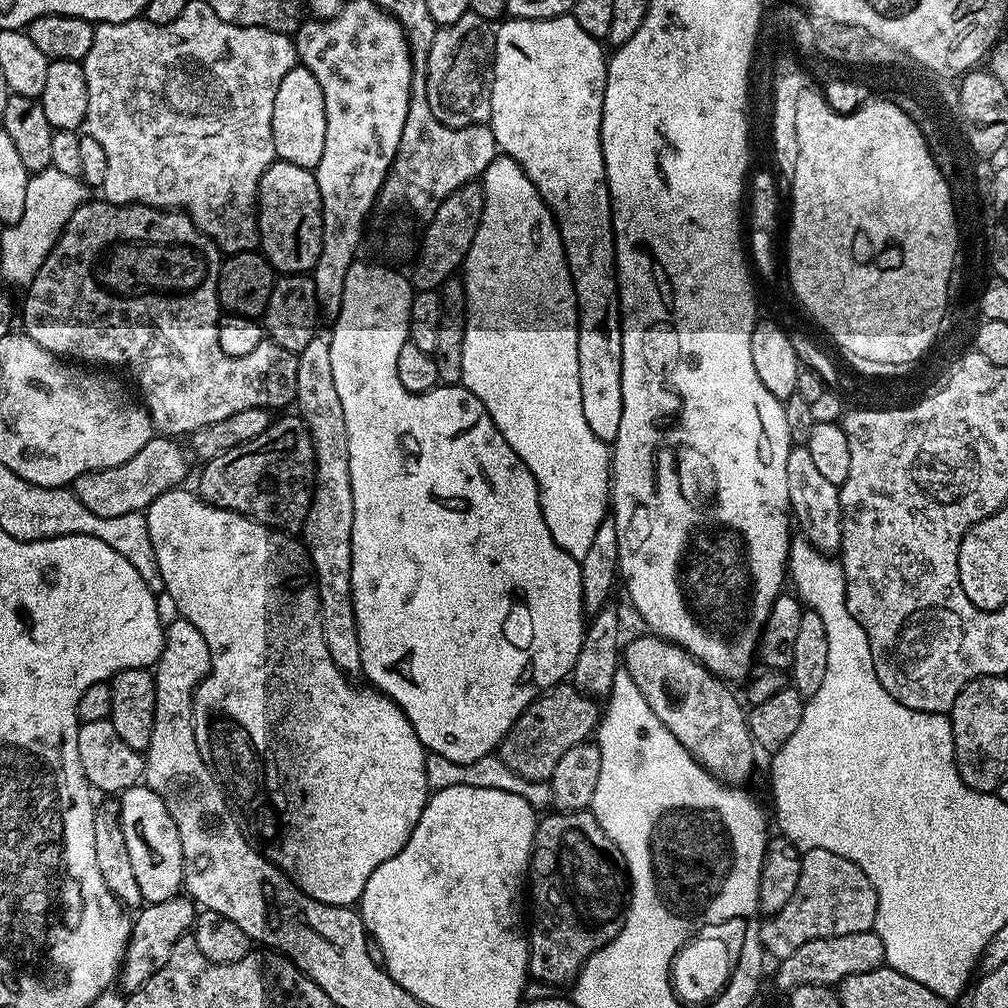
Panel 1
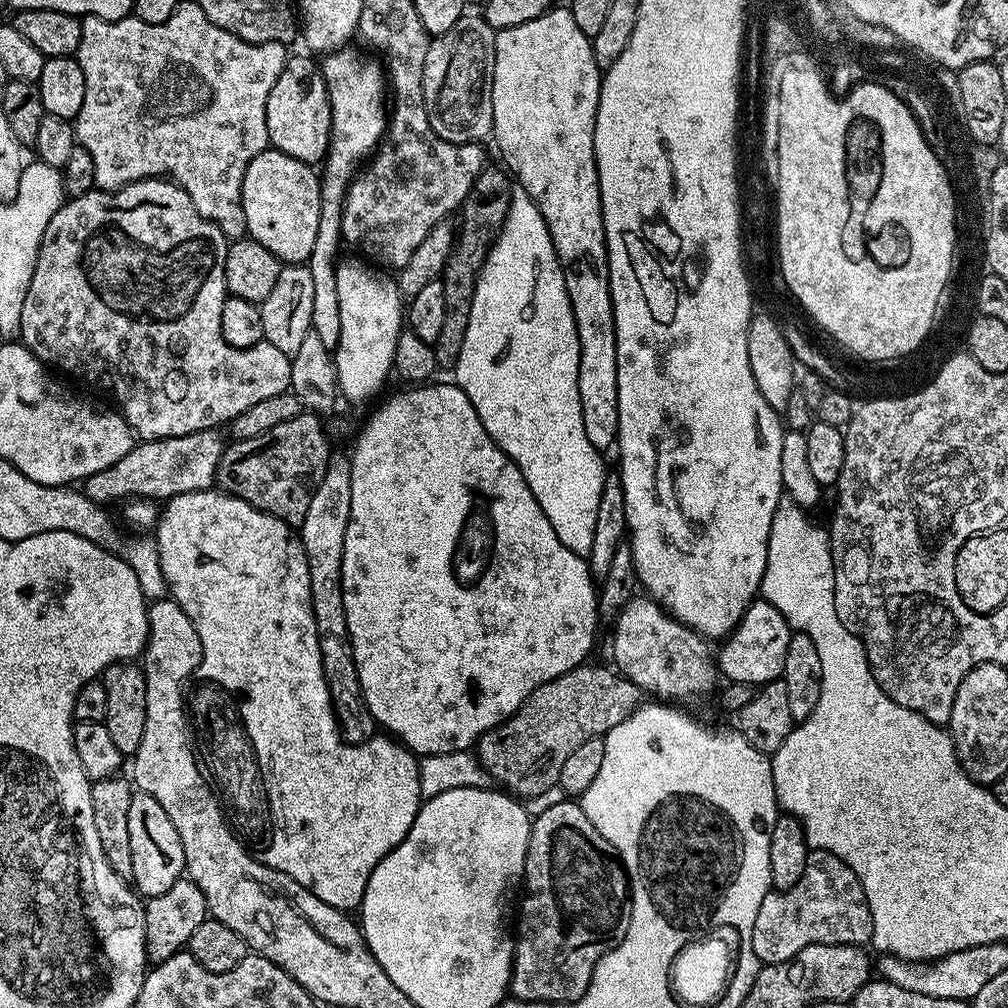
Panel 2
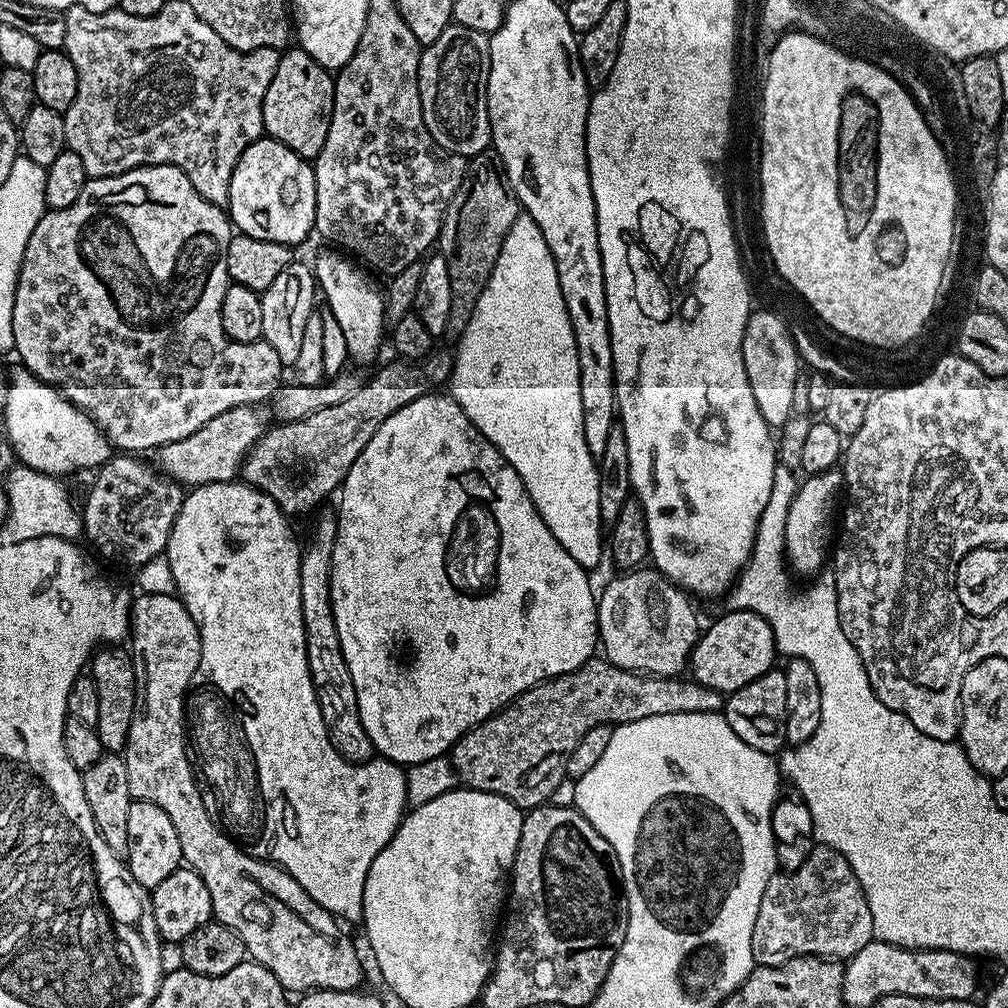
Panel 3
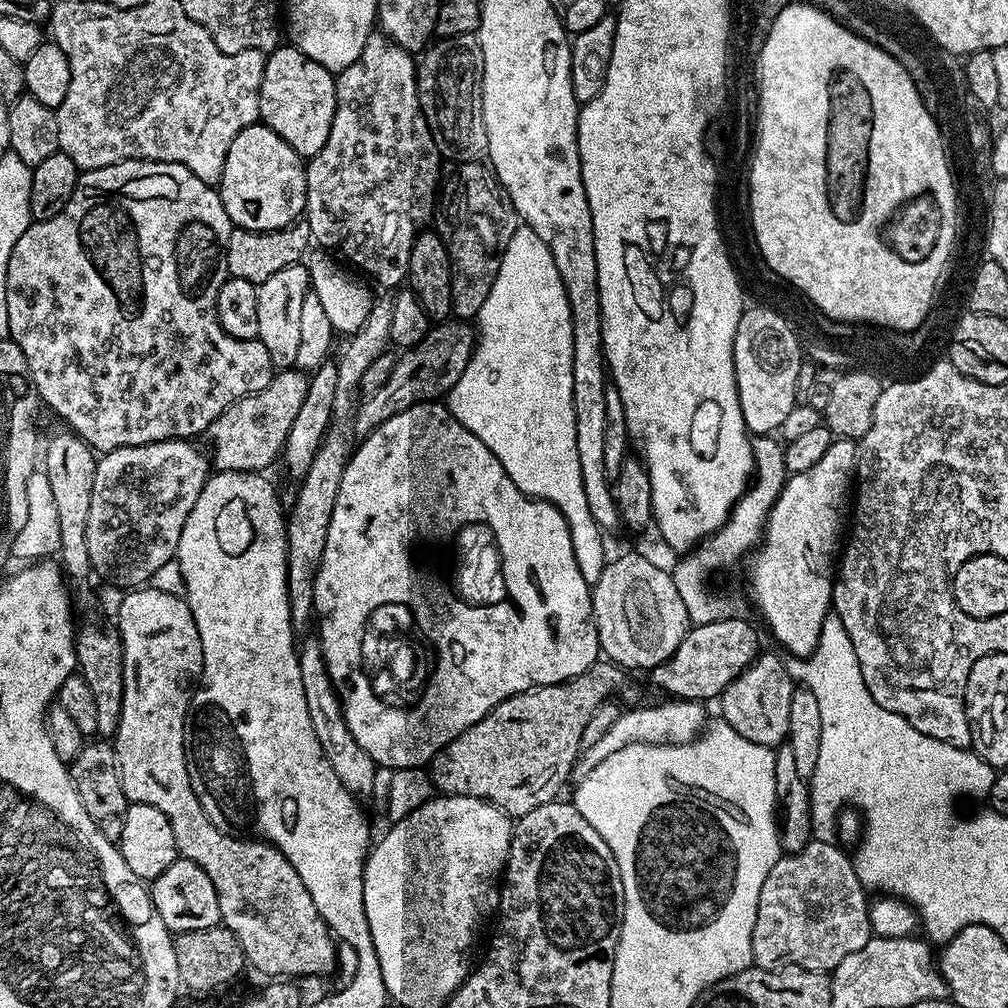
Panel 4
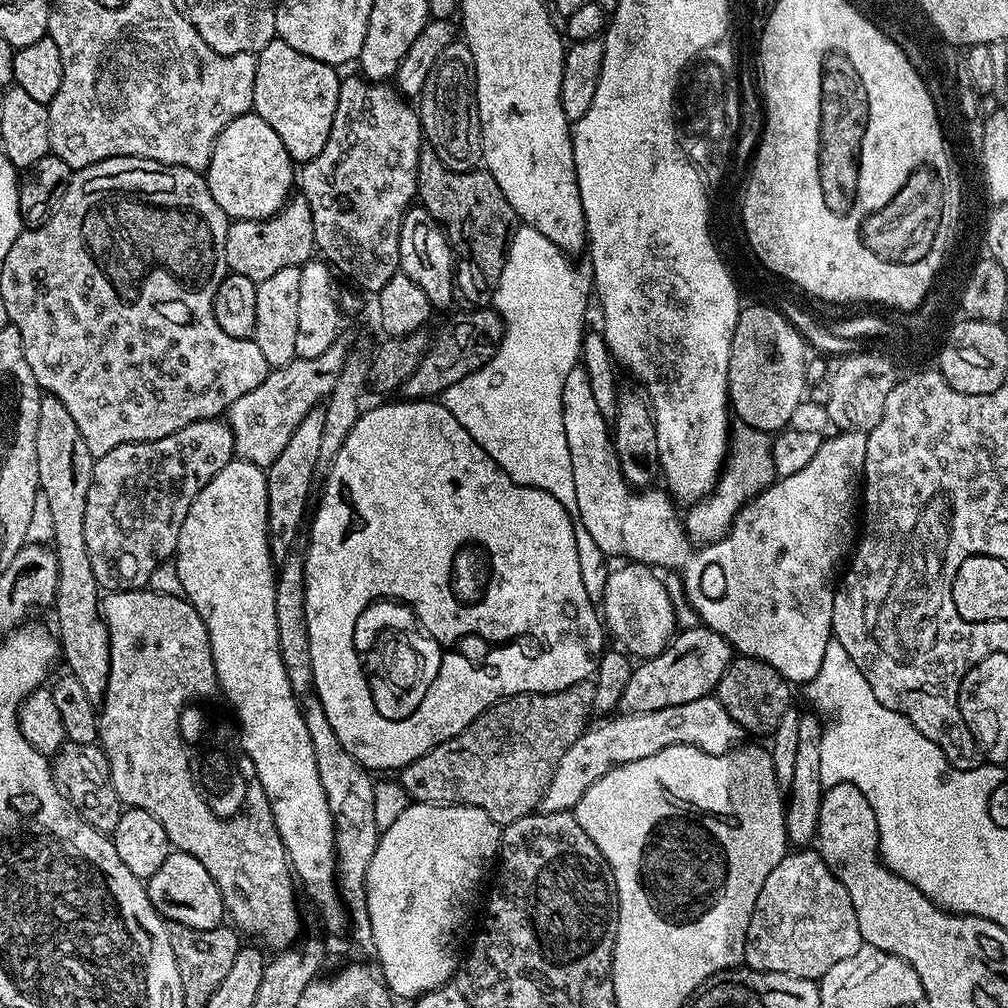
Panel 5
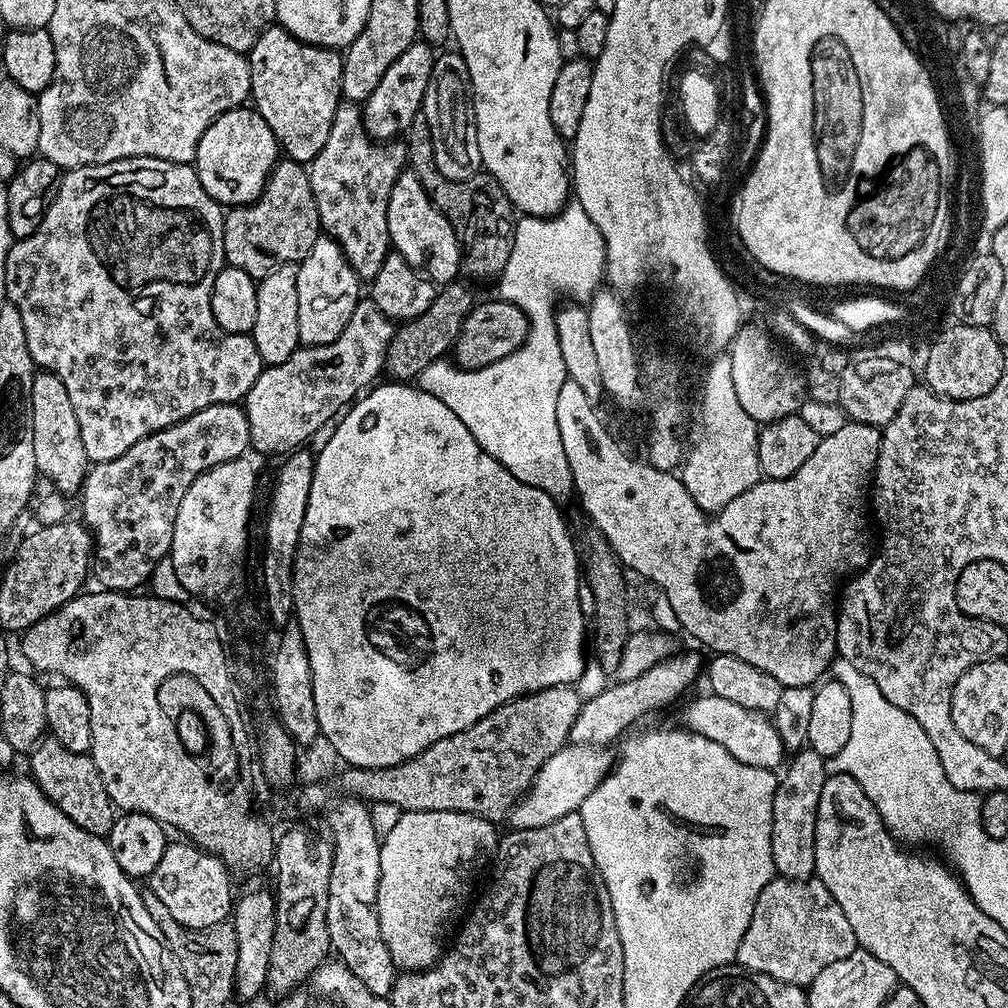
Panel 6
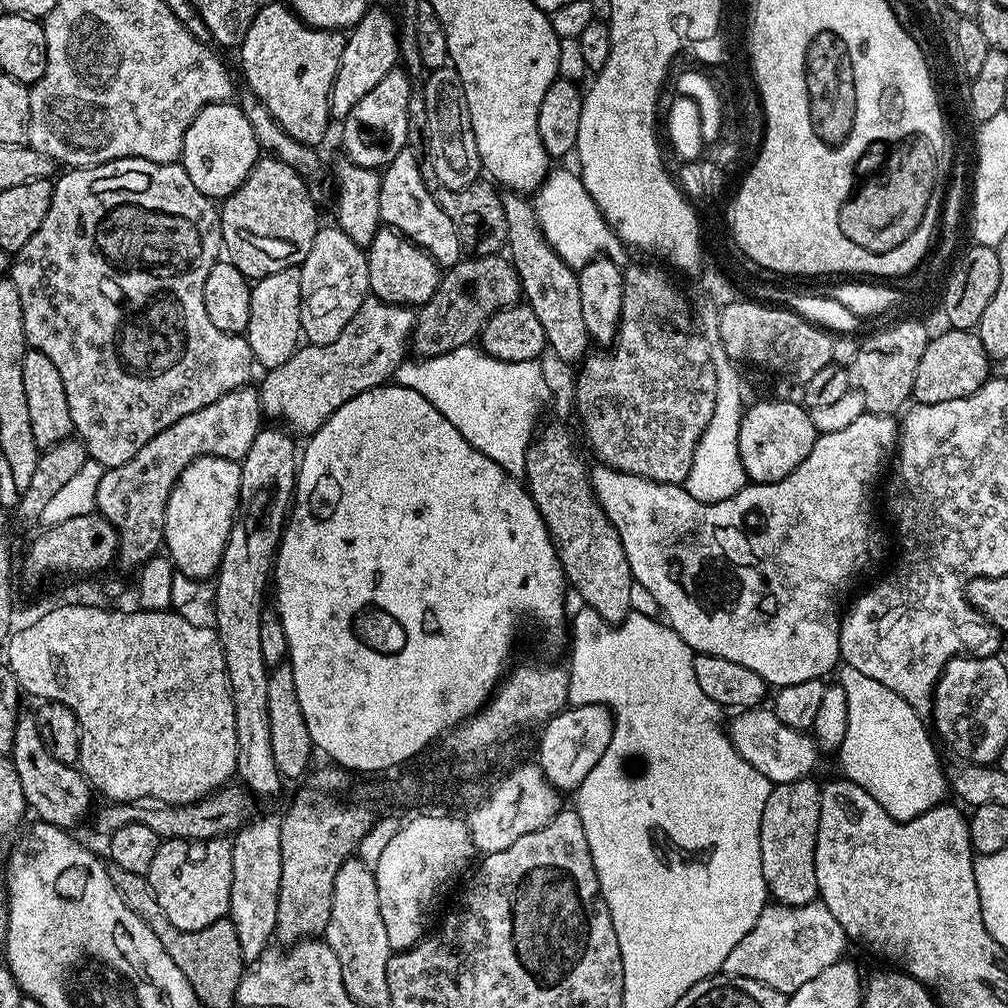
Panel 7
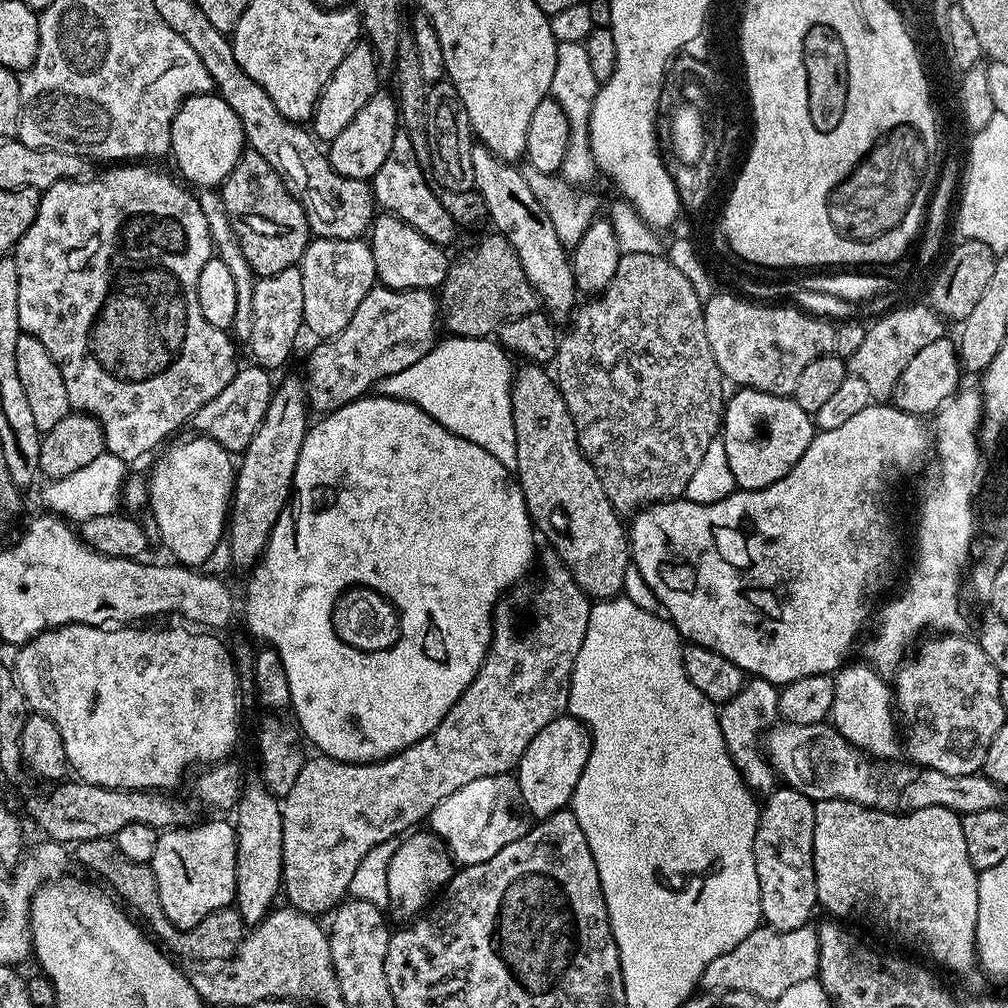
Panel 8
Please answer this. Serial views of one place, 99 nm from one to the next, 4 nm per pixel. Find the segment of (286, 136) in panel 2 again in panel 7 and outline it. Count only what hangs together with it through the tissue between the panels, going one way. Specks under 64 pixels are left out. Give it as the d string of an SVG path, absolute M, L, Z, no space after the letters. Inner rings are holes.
M269 2L266 6L262 6L254 22L250 22L246 38L238 45L240 68L244 71L245 82L248 83L247 91L259 98L262 106L266 106L266 110L270 110L278 126L282 126L282 130L286 130L290 138L313 146L320 146L323 142L324 135L328 132L328 120L333 119L330 94L334 78L338 74L345 39L343 31L312 28L284 2L280 4Z

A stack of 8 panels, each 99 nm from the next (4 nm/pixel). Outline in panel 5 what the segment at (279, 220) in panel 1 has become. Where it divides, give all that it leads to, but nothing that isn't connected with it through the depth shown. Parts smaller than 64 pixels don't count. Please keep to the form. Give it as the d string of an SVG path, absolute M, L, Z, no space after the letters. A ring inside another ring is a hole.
M249 110L234 118L218 134L212 157L206 169L206 179L214 202L232 220L264 220L283 208L294 188L294 161L288 155L282 138L266 126L261 116Z

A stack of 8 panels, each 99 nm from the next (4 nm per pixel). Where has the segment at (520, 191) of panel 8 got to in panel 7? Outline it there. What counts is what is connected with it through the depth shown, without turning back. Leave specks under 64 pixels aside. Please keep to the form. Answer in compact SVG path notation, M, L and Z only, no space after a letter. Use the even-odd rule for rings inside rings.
M505 191L500 197L506 214L507 255L520 276L520 291L529 308L538 314L542 330L546 330L548 348L560 360L575 365L589 351L590 337L582 318L582 301L578 294L578 272L568 265L550 246L536 217L533 201L527 195Z

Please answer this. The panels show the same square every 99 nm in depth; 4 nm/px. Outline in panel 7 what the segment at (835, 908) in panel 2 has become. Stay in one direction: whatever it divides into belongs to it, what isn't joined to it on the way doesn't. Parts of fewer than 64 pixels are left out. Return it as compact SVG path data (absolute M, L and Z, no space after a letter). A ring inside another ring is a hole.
M819 902L794 906L793 904L765 904L762 914L758 914L758 922L726 954L723 971L730 976L754 978L766 986L785 994L798 990L798 986L806 986L826 966L841 963L844 947L850 944L850 937L842 930L838 918L826 910L826 906Z

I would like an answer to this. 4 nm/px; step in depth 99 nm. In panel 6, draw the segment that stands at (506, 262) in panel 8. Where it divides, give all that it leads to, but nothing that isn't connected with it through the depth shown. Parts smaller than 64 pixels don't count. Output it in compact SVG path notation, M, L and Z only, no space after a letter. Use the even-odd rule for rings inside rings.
M461 282L443 287L430 302L430 310L413 320L405 320L393 331L390 346L386 350L383 371L389 372L396 382L412 382L420 377L426 366L443 361L448 350L459 341L465 318L474 307L472 292Z

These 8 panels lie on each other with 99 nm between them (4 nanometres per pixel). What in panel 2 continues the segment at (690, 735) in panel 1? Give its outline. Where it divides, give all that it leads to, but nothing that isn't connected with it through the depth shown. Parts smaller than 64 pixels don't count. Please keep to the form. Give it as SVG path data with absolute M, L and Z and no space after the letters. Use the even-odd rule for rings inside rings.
M633 595L627 606L616 617L614 627L616 629L612 632L612 656L616 659L615 667L621 676L637 684L645 693L653 692L656 695L653 697L664 702L676 702L672 700L692 700L695 696L706 695L712 687L713 689L717 687L717 661L714 659L713 649L708 649L709 641L699 632L668 615L655 600L647 595Z

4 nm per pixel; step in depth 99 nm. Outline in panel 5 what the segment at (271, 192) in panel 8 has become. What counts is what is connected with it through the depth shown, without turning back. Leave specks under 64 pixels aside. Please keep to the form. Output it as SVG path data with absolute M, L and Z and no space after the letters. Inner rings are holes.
M299 194L293 195L272 216L264 220L232 220L226 234L226 262L229 272L242 274L257 282L278 274L278 270L300 268L313 259L316 239L310 202Z

